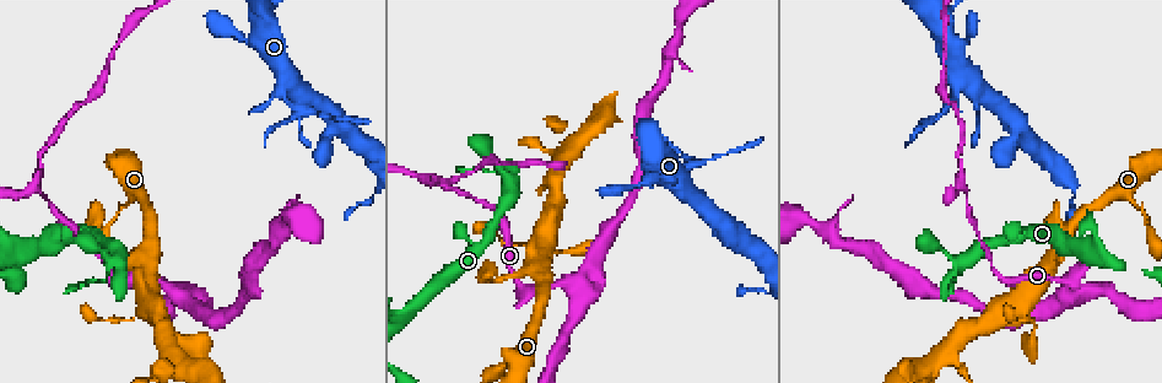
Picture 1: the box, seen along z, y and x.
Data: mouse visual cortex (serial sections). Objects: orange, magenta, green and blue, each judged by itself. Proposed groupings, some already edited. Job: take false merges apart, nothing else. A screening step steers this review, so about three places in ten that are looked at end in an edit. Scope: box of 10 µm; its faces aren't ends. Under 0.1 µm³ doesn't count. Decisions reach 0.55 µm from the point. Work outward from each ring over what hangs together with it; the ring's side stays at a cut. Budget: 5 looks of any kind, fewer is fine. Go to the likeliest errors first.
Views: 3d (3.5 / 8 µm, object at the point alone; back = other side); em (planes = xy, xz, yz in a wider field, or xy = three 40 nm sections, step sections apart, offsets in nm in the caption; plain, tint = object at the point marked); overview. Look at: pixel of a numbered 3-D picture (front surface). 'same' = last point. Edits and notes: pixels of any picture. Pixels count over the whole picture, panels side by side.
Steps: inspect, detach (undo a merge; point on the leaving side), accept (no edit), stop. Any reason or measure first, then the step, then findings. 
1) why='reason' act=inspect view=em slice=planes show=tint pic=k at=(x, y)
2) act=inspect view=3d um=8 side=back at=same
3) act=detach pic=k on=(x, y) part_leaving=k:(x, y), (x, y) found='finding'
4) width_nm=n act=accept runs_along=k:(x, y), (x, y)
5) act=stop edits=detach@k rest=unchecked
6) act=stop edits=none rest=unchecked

why='thin neck' act=inspect view=em slice=xy step=2 show=tint pic=1 at=(965, 188)

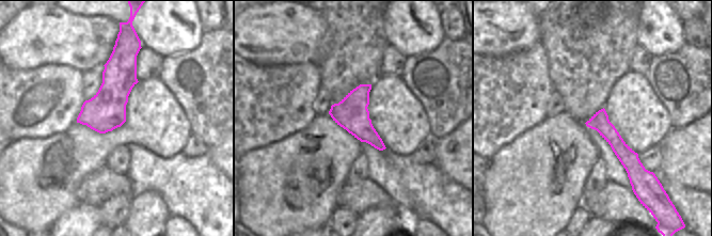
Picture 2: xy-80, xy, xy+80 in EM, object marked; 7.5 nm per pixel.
why='see where the arms go' act=inspect view=3d um=3.5 at=same

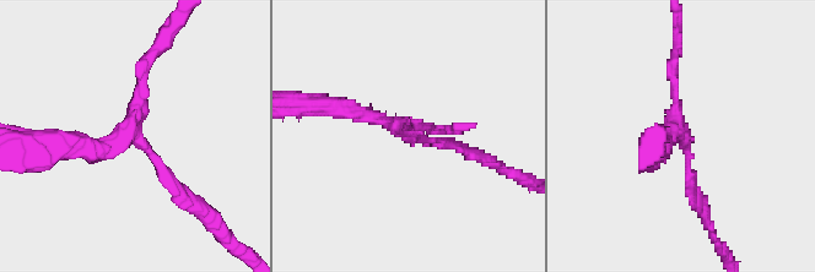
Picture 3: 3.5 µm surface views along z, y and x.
arms=3 act=detach pic=3 on=(98, 148) part_leaving=3:(135, 136), (142, 65), (166, 31) found='two cells meet here'

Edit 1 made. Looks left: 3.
why='abrupt turn' act=inspect view=3d um=3.5 pic=1 at=(942, 252)

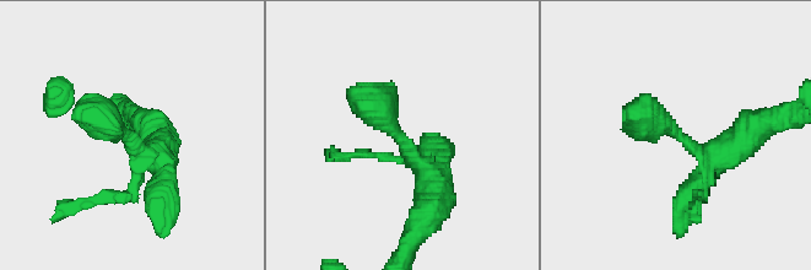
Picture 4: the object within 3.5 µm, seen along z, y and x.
why='now the EM' act=inspect view=em slice=planes show=tint pic=4 at=(397, 138)

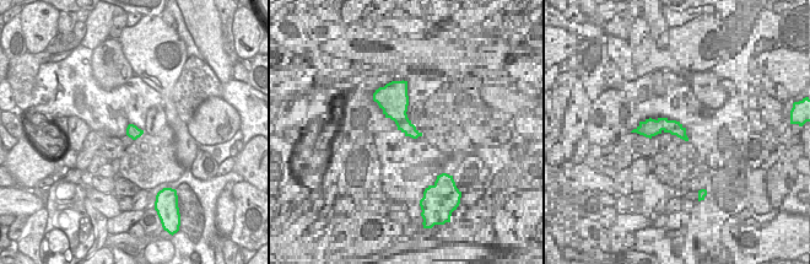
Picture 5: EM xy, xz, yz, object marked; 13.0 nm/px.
act=accept runs_along=4:(428, 194), (425, 166), (376, 106), (349, 93) found='all the same cell'

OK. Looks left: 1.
act=stop edits=detach@3 rest=unchecked

